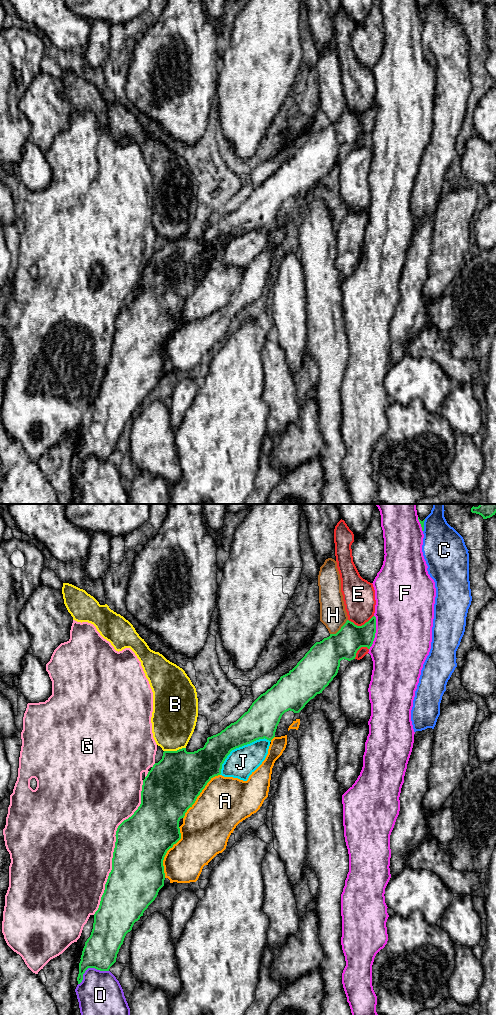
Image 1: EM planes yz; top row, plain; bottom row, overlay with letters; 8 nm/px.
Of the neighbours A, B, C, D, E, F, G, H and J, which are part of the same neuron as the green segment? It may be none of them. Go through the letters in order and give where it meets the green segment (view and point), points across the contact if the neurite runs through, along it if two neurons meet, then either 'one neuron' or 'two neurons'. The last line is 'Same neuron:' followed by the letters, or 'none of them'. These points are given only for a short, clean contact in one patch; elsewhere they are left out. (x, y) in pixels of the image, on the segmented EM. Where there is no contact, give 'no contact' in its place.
A: yz (166, 852) | two neurons
B: yz (174, 751) | two neurons
C: yz (423, 525) | two neurons
D: yz (90, 967) | two neurons
E: yz (360, 626) | two neurons
F: yz (375, 632) | two neurons
G: yz (115, 846) | two neurons
H: yz (340, 629) | two neurons
J: yz (239, 746) | two neurons
Same neuron: none of them

